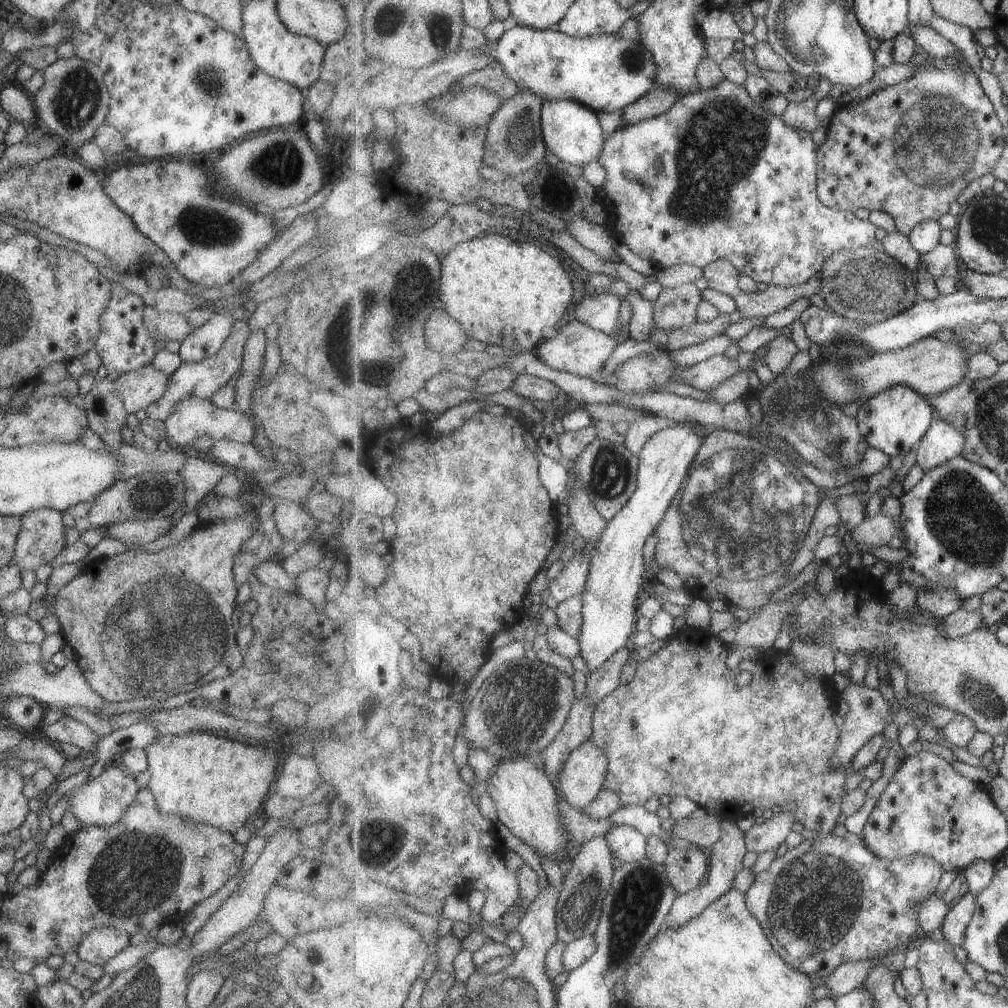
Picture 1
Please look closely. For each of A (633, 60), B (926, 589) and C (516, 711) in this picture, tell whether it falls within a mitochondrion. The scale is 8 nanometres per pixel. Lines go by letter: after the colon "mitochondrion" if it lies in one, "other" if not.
A: mitochondrion
B: other
C: mitochondrion

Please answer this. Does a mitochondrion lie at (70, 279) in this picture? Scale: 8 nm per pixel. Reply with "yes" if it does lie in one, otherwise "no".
no

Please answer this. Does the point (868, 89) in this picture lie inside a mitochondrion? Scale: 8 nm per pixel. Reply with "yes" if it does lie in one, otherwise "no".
no

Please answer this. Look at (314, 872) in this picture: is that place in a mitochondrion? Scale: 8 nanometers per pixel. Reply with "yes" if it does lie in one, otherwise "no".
no

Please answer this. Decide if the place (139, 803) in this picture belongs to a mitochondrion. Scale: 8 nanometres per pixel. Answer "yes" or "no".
no

